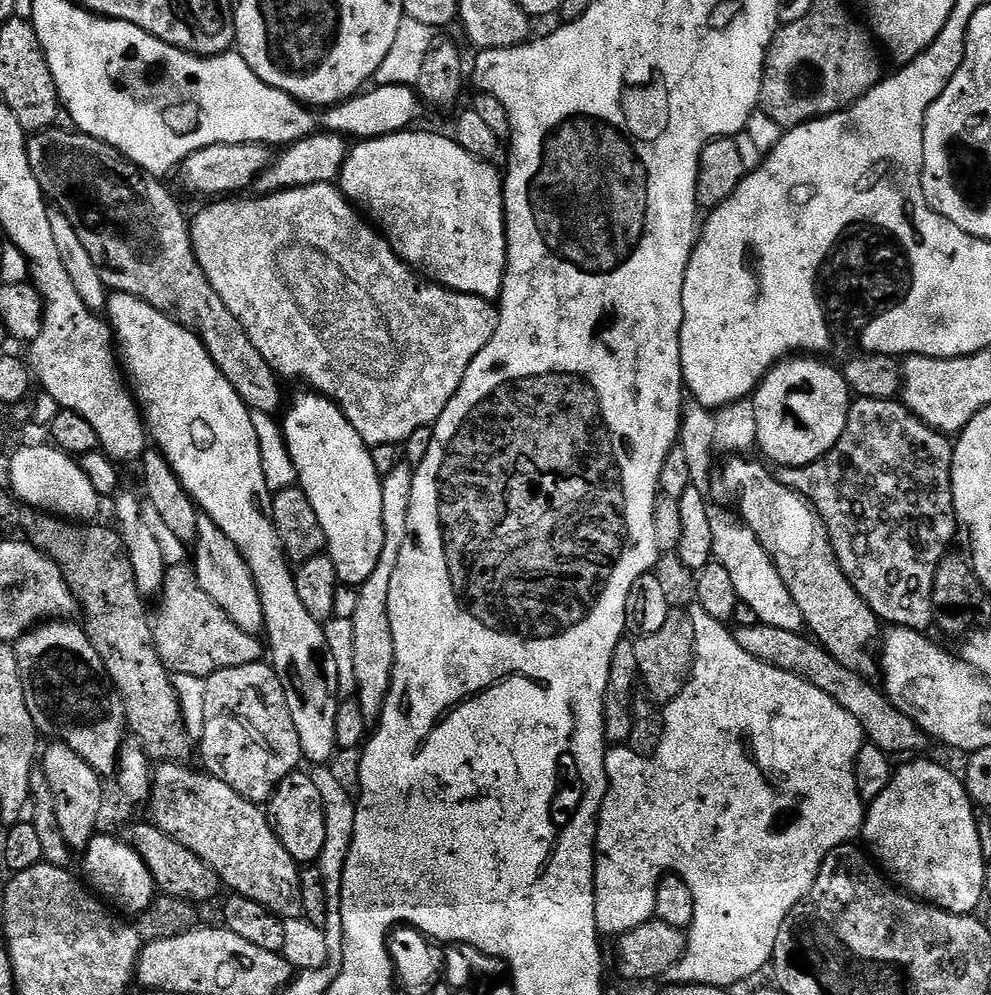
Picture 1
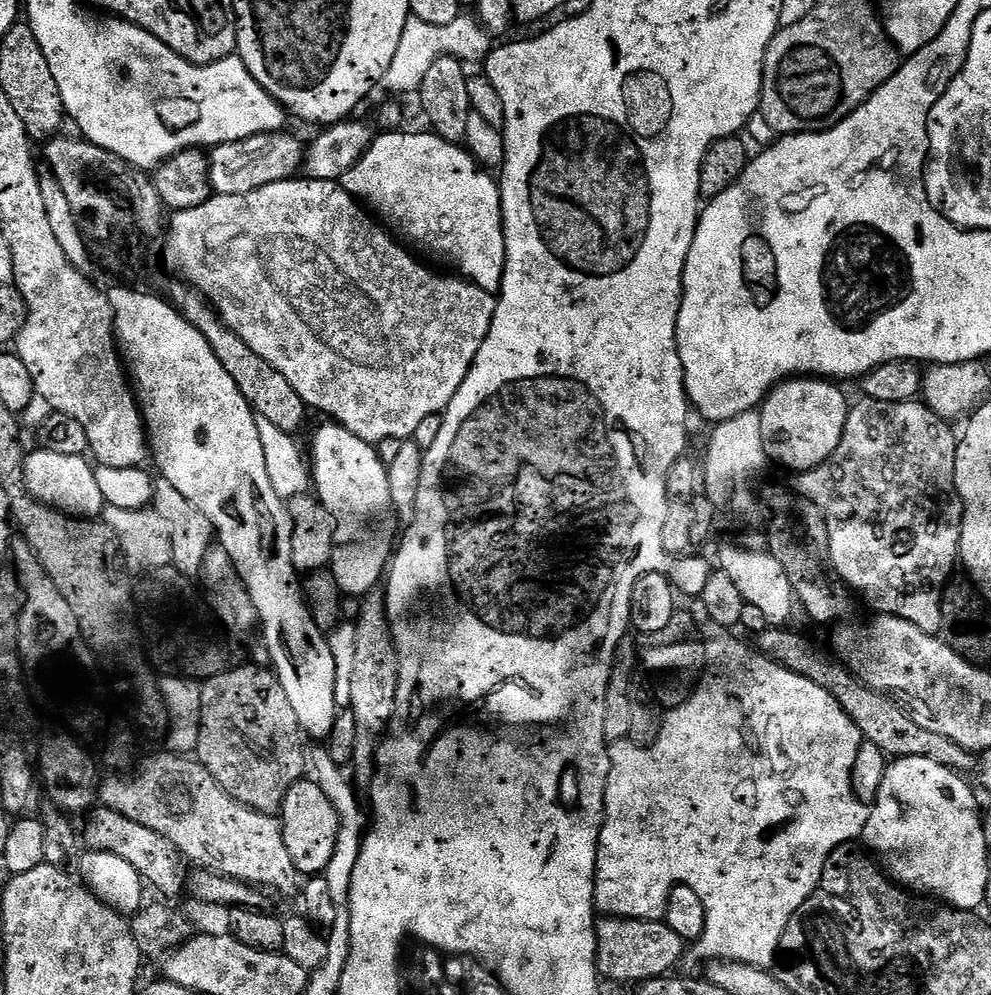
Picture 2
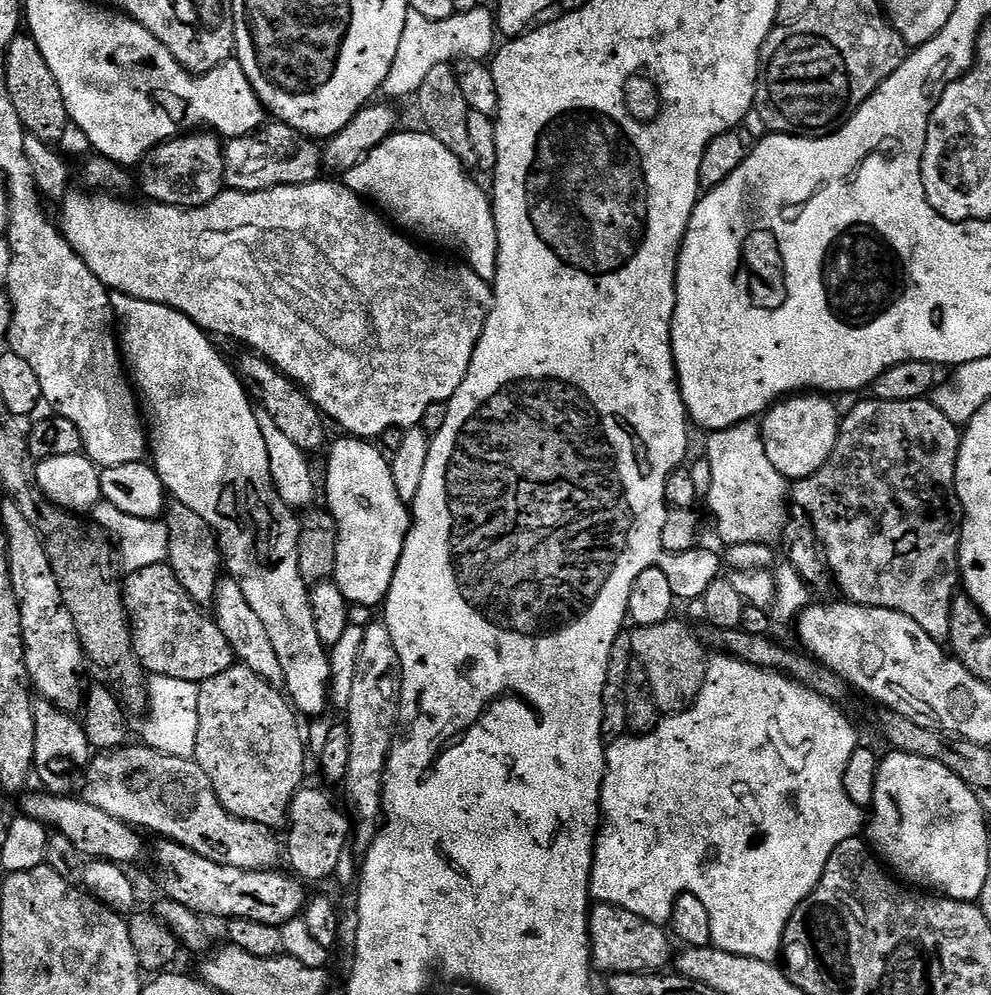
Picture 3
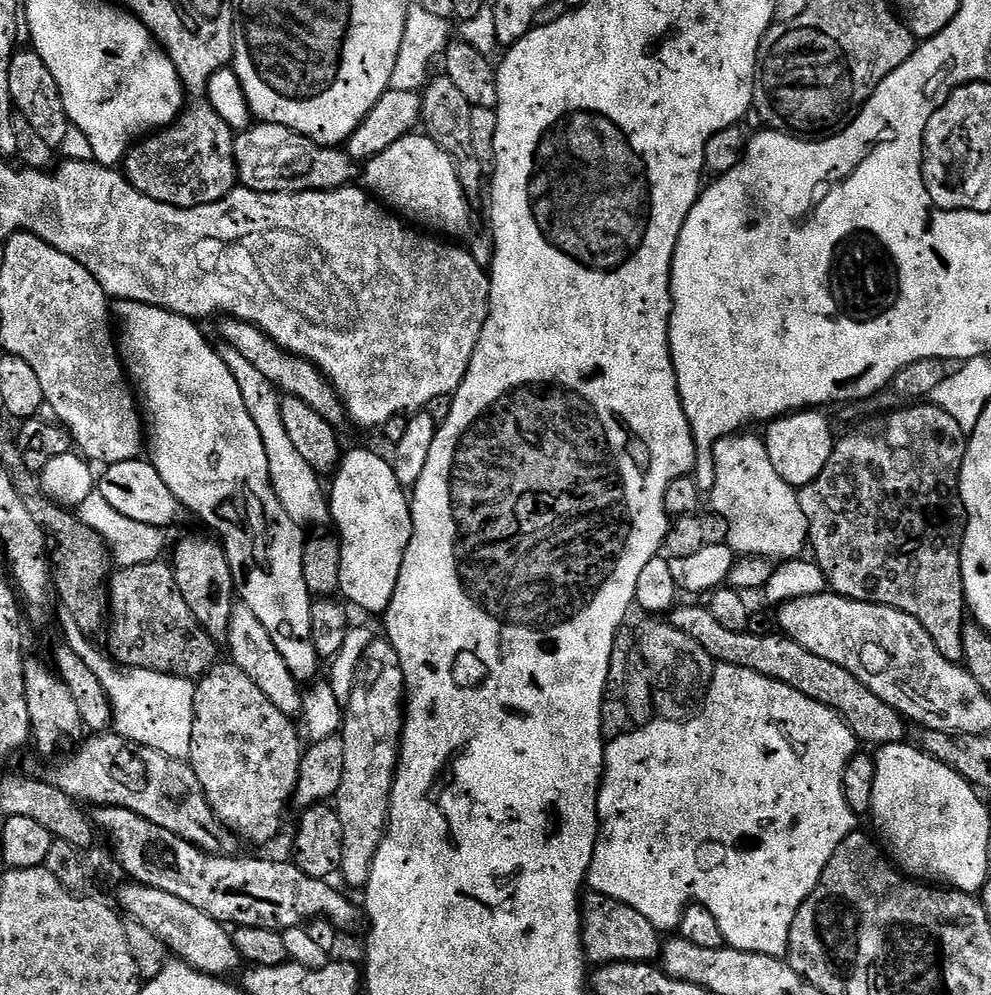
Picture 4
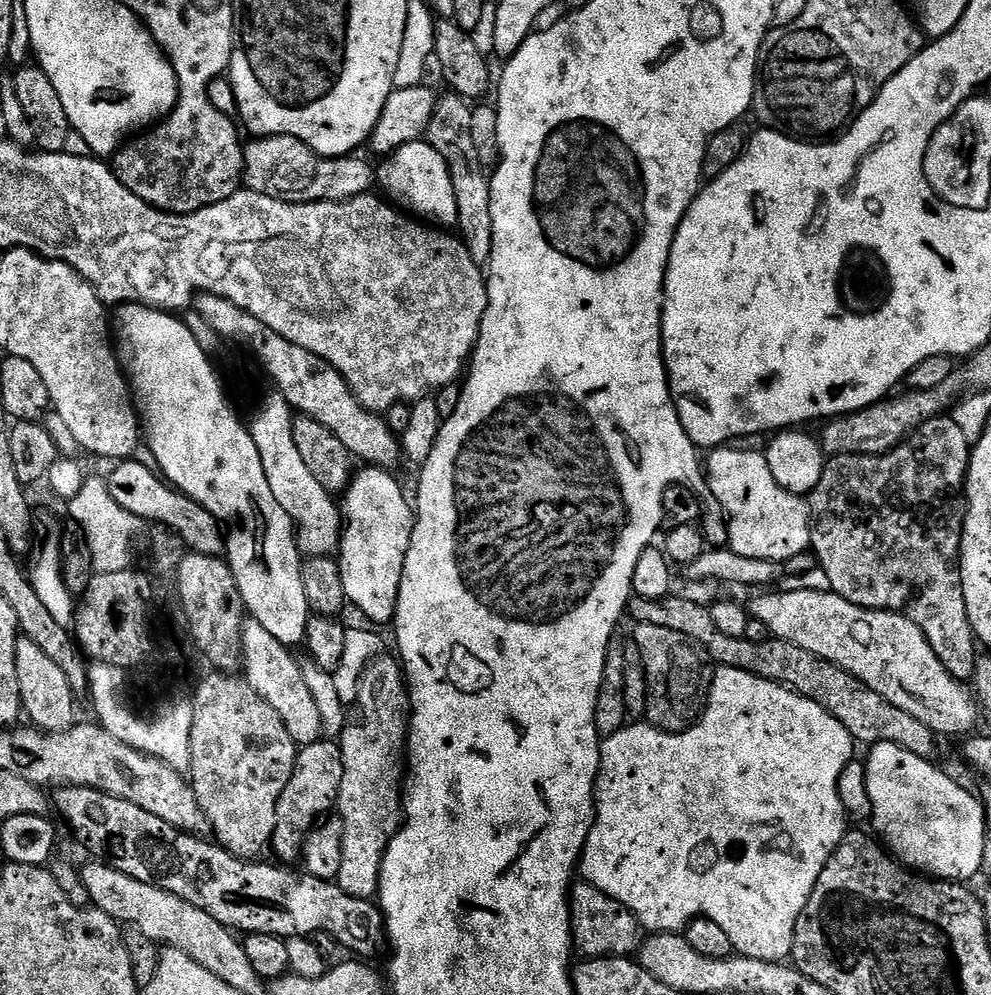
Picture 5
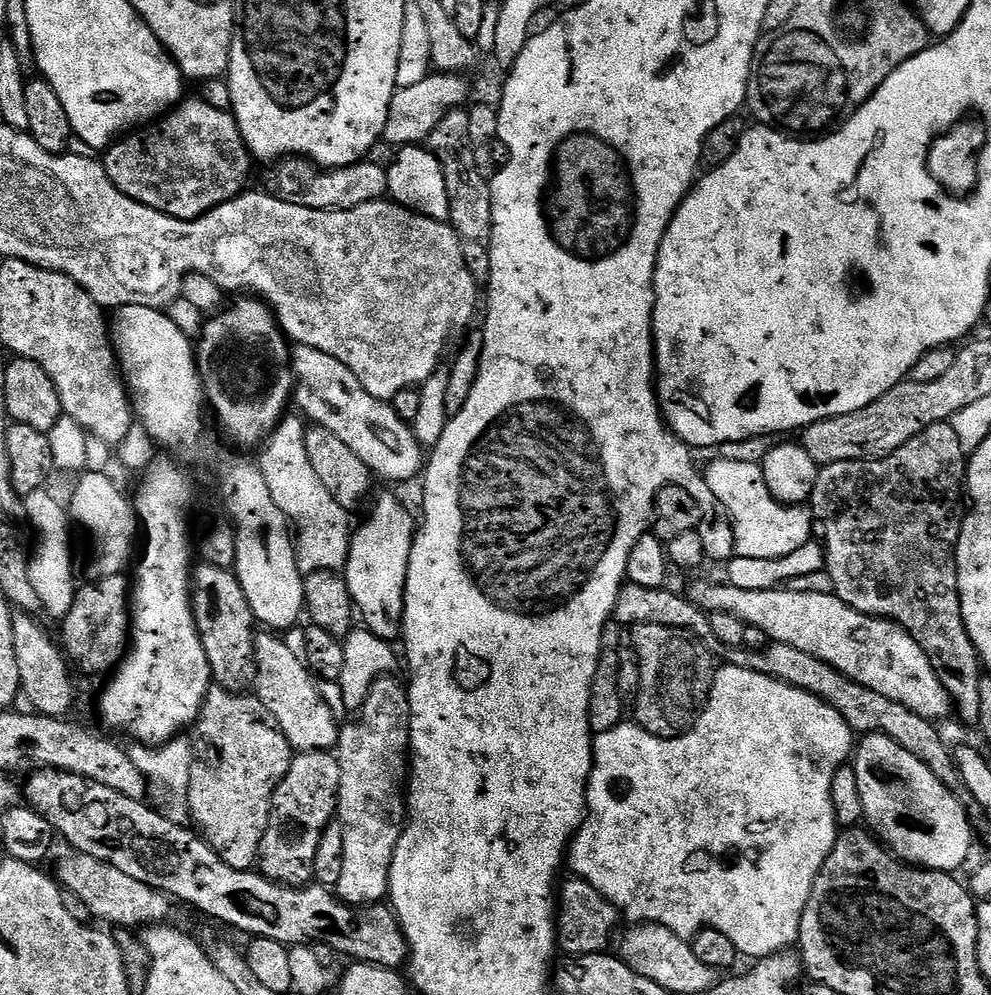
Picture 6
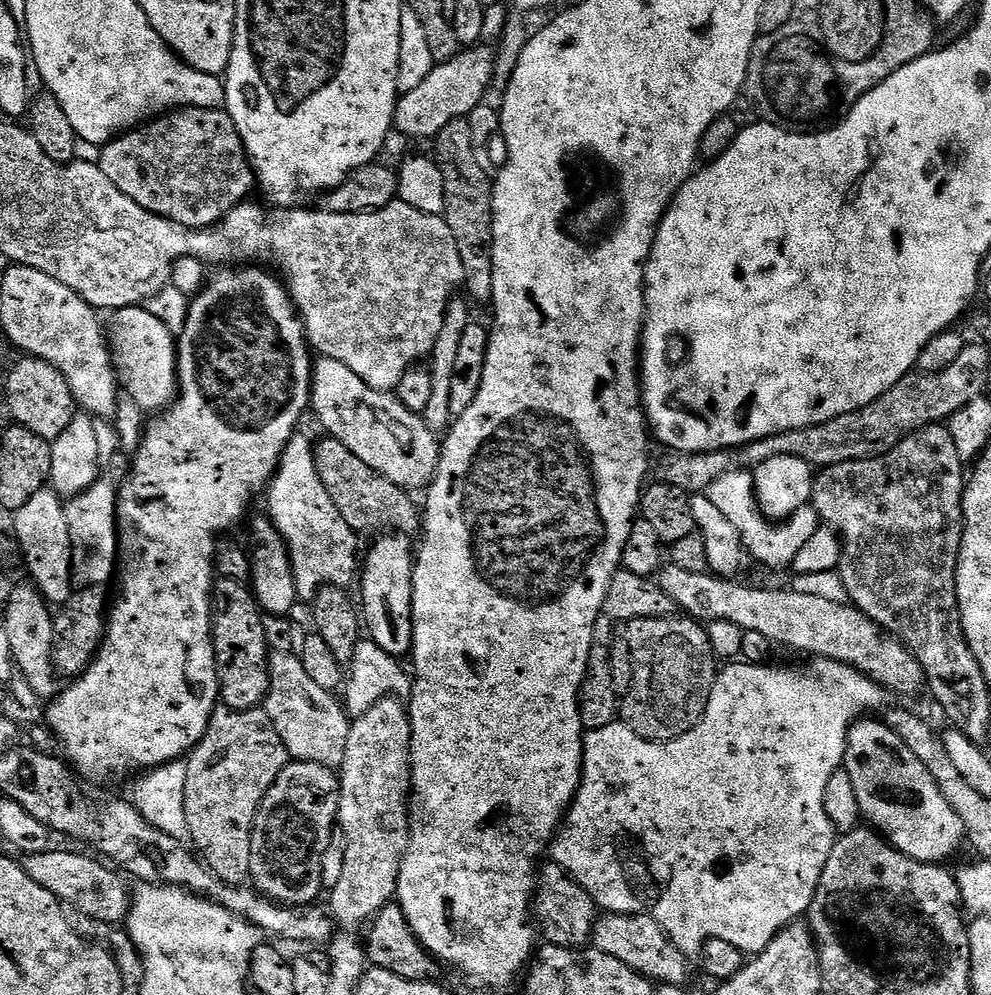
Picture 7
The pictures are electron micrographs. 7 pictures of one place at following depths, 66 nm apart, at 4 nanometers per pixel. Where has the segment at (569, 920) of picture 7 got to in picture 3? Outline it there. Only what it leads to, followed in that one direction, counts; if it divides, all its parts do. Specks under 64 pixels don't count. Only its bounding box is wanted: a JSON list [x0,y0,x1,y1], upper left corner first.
[588,902,674,977]

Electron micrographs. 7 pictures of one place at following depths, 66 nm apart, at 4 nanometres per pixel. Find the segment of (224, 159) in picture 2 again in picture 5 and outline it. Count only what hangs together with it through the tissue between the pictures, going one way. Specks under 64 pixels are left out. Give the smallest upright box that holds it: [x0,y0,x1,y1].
[243,136,378,204]

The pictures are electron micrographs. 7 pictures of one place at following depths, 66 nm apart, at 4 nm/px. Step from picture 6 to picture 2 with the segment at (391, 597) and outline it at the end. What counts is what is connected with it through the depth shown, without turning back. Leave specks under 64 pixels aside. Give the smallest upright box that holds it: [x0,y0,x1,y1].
[310,422,394,598]

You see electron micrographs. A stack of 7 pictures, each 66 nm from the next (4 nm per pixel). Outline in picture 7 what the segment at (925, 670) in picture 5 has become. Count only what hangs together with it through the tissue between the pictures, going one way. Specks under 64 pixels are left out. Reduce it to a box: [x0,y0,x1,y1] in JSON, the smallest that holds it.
[658,563,925,694]

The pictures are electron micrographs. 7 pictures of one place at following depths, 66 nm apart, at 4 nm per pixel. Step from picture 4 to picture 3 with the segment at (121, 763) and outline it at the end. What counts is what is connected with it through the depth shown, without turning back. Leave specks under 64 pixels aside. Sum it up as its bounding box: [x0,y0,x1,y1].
[82,742,282,872]

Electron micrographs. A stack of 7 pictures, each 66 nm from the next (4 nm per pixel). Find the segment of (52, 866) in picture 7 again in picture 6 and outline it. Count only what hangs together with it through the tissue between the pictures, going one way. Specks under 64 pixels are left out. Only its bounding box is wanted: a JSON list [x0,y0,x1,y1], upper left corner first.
[59,854,174,929]

